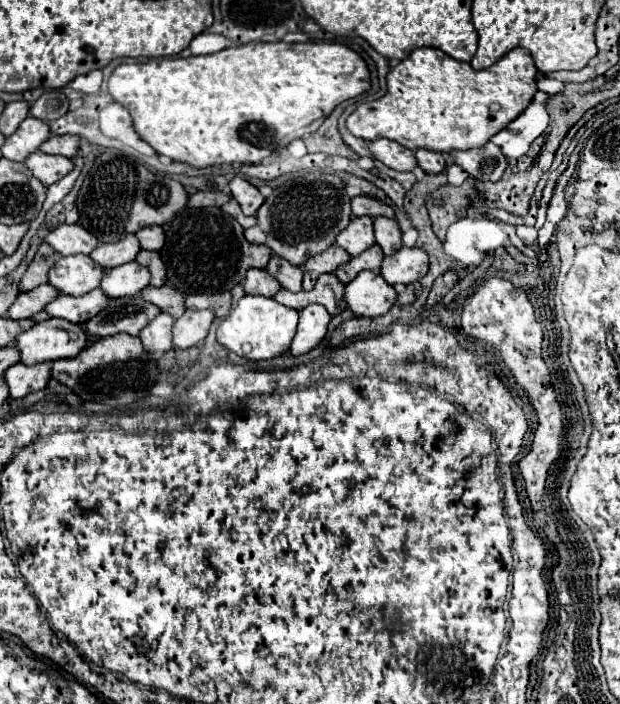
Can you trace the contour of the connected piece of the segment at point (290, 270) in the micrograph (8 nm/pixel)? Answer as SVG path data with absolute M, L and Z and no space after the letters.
M272 256L266 270L282 284L282 288L286 288L290 292L302 290L302 268L292 266L288 260L284 260L280 256Z

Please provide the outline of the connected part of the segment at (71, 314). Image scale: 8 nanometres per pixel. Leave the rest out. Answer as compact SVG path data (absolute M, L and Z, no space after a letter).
M96 288L84 296L60 294L56 300L52 300L46 306L46 312L50 312L50 316L56 316L56 318L84 324L92 316L96 316L100 310L104 310L108 306L108 302L110 302L110 298L100 288Z

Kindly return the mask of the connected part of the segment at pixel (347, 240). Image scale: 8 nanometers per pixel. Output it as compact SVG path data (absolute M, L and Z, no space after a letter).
M370 216L352 218L350 224L344 228L344 232L338 234L336 244L342 246L350 256L362 254L366 248L376 244L376 238L374 238L374 220Z

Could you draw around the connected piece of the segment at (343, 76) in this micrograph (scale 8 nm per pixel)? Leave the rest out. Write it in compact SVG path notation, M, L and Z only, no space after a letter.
M248 42L208 56L154 58L148 62L120 64L108 80L108 92L130 112L140 138L158 154L194 168L232 162L256 164L290 140L314 132L320 124L312 122L326 118L338 104L363 94L370 87L368 64L352 48L336 42Z

